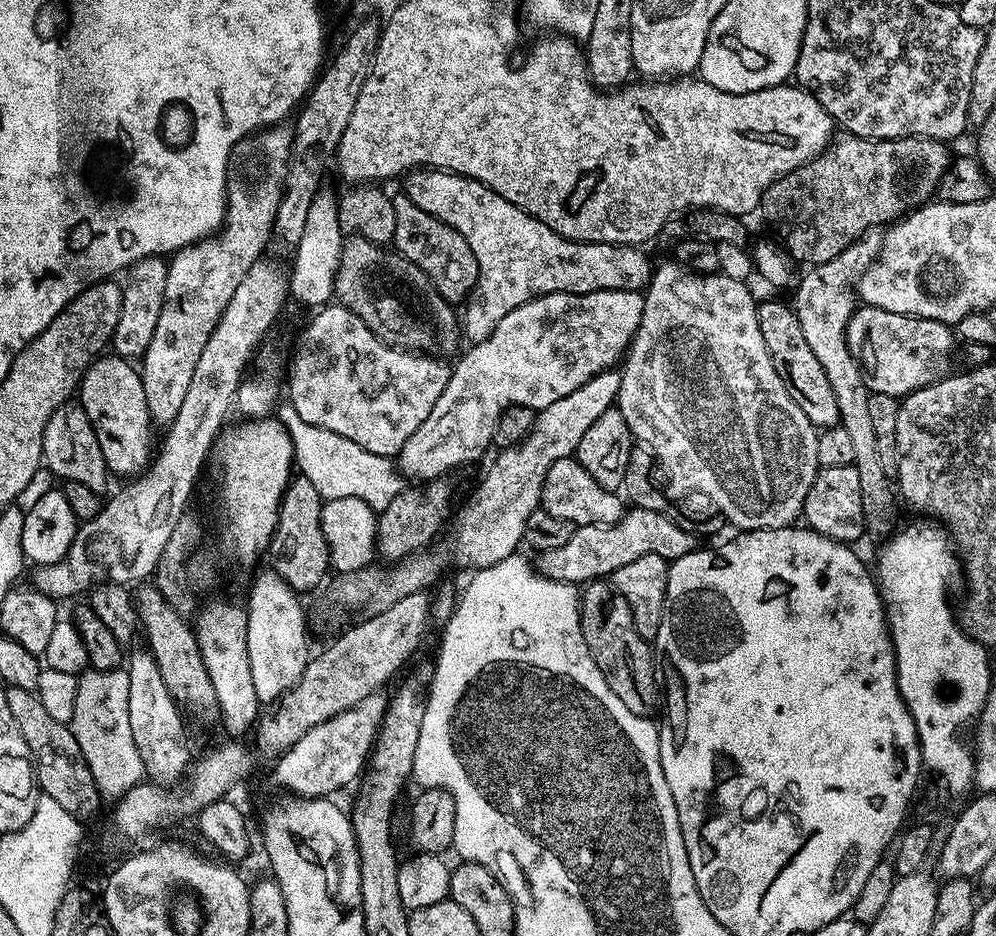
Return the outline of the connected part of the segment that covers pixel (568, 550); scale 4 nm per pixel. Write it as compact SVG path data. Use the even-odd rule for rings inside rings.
M633 507L625 511L617 524L579 525L566 546L558 546L558 550L550 550L539 557L538 568L549 580L583 586L593 580L611 577L618 566L627 566L646 554L658 554L669 562L682 558L697 547L698 540L695 539L693 533L679 523L675 524L668 514Z

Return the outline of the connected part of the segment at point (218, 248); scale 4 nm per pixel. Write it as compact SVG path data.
M273 126L259 133L258 139L264 143L260 148L261 176L257 180L240 176L231 181L228 215L224 217L224 226L218 235L182 248L171 257L162 314L158 314L154 338L142 357L144 365L138 368L146 390L148 409L152 411L157 425L168 426L175 420L182 401L190 391L194 366L198 366L198 358L202 358L202 350L206 350L210 334L214 334L220 325L226 306L242 278L246 278L250 266L265 255L264 247L273 235L282 181L292 155L293 129L284 127L288 126Z

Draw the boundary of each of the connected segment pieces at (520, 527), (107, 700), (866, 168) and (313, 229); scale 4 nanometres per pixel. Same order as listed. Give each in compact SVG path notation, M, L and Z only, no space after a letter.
M609 370L598 373L582 386L578 386L574 394L566 394L566 398L558 398L558 402L539 409L535 413L536 421L531 434L520 443L500 450L504 452L498 453L496 461L489 466L488 473L485 474L484 481L481 482L480 489L476 492L476 500L470 501L460 512L456 533L452 536L452 552L456 555L458 563L465 564L468 570L489 568L491 564L502 562L508 556L513 555L519 549L516 547L521 547L526 530L526 518L530 518L530 514L540 508L540 495L546 474L554 466L554 462L575 453L578 442L582 442L582 434L586 434L586 430L594 426L594 421L601 414L606 414L608 408L615 405L619 389L619 371Z
M88 670L79 677L78 698L74 702L71 730L82 746L90 774L101 797L119 798L126 790L145 779L144 762L130 732L130 682L124 670L98 672Z
M851 134L841 137L809 164L775 180L760 199L762 213L776 227L783 247L788 249L793 260L801 265L808 264L804 266L830 262L830 258L842 254L842 250L849 248L865 232L879 229L879 224L887 225L909 210L931 201L937 195L942 174L950 163L949 145L942 140L931 140L929 136L907 136L897 140L867 140Z
M327 188L317 191L308 208L306 225L297 245L294 247L292 272L289 271L289 293L308 306L320 308L327 305L335 295L336 277L339 275L341 251L346 239L339 224L339 197Z

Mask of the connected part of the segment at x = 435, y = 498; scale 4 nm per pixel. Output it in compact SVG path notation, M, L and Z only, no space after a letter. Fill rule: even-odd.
M447 479L429 480L423 486L410 486L390 502L390 506L379 509L376 522L376 552L391 562L405 560L429 547L436 530L444 520L444 495L448 492Z

